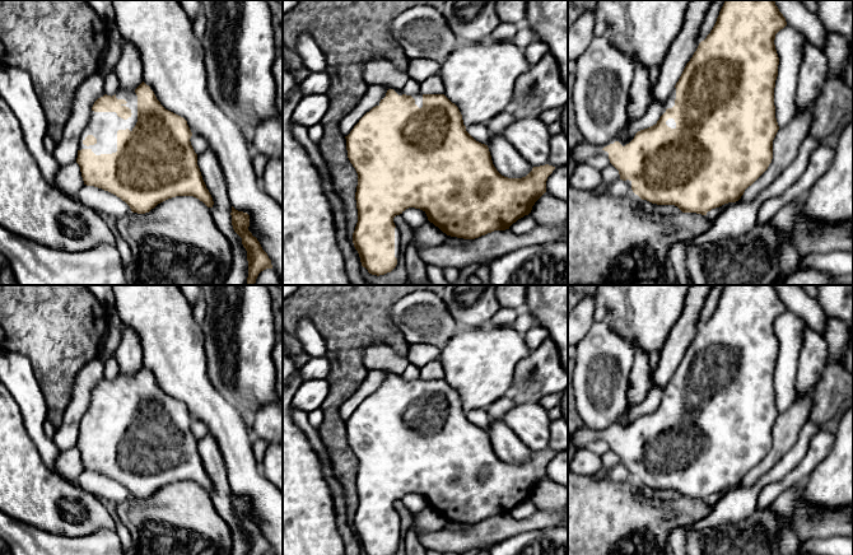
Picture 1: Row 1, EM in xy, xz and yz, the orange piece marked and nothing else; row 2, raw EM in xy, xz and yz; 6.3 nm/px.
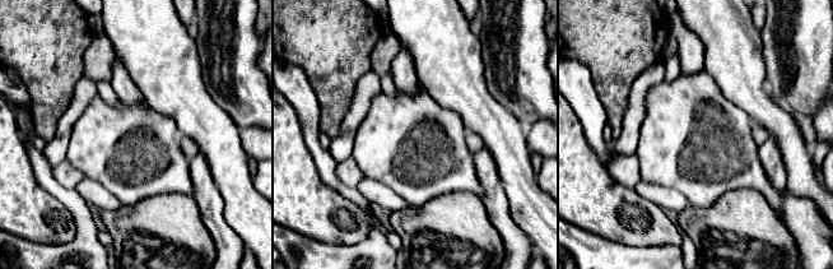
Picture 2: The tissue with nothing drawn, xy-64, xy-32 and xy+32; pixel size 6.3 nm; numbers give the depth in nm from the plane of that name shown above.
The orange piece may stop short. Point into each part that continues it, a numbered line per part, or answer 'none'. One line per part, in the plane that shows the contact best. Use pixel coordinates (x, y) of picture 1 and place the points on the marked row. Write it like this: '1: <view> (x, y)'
1: xy (103, 126)

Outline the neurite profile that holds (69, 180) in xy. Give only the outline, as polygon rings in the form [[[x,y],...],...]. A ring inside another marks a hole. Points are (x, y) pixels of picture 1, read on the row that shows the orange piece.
[[[76,162],[60,165],[56,177],[56,186],[67,195],[76,195],[84,186],[80,167]]]

